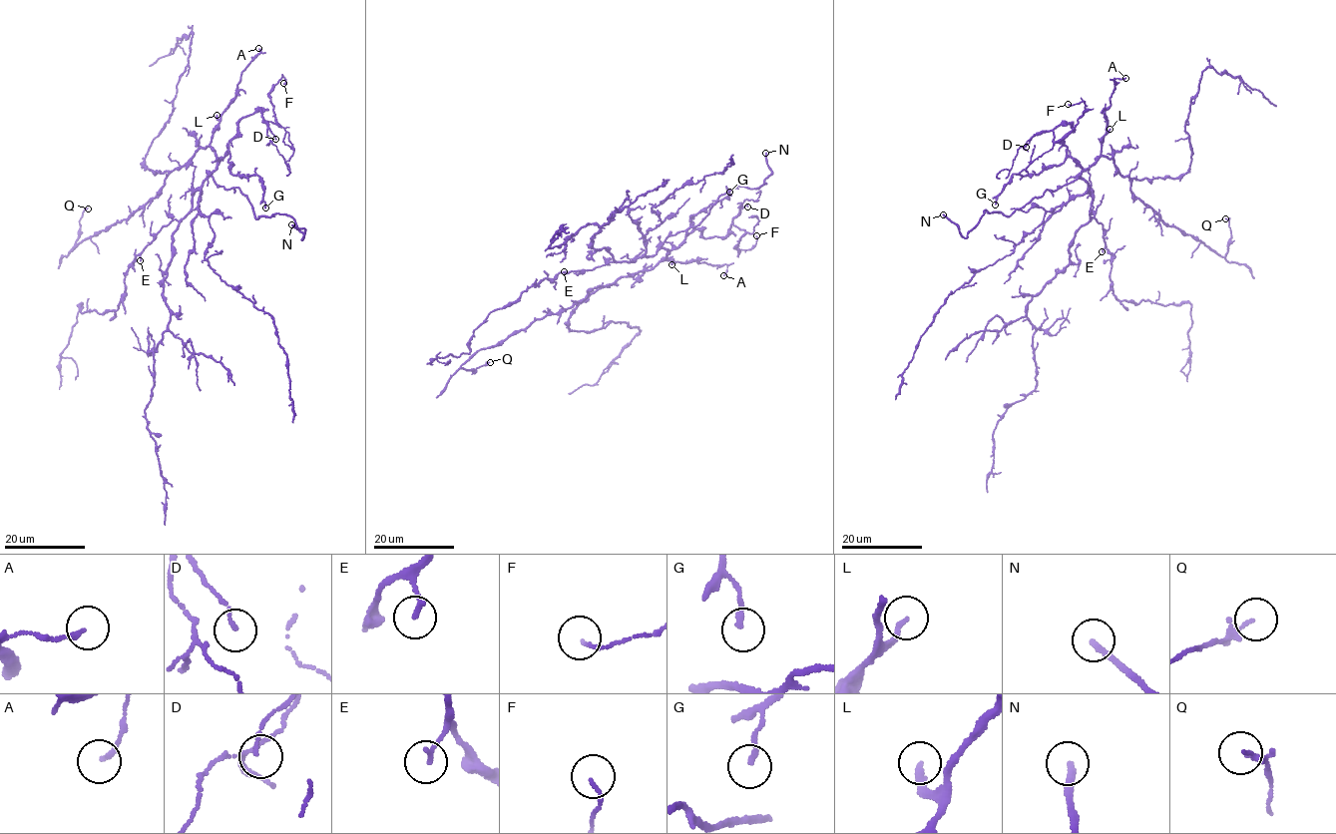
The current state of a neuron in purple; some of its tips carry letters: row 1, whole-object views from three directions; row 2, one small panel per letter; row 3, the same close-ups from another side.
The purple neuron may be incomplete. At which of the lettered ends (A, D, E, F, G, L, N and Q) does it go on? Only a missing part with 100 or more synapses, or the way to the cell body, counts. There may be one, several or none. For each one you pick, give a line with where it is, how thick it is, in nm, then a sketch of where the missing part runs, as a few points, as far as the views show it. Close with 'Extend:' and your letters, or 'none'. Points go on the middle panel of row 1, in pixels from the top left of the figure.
N: place (765, 153); calibre 200 nm; course (765, 153), (772, 108), (765, 100), (763, 102)
Extend: N

